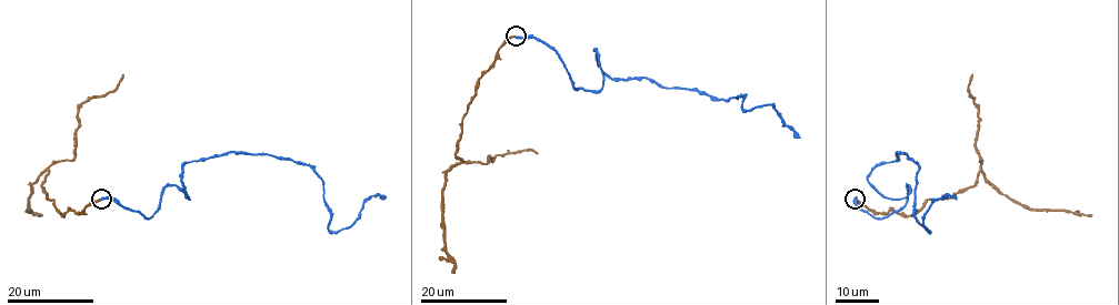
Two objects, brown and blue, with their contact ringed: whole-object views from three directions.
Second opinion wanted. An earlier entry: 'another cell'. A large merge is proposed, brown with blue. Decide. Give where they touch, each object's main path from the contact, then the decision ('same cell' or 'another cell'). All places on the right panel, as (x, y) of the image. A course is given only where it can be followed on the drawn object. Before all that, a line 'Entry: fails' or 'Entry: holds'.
Entry: fails
(855, 199) | brown via (855, 199), (909, 215), (928, 200), (973, 185), (981, 159), (972, 73) | blue via (855, 199), (906, 204), (868, 180), (896, 152), (929, 232), (956, 197) | same cell

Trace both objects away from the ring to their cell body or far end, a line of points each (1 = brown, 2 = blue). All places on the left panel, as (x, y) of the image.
1: (101, 199), (81, 212), (61, 215), (41, 185), (51, 165), (73, 159), (78, 108), (111, 92), (123, 73)
2: (101, 199), (149, 219), (167, 185), (189, 200), (186, 163), (232, 152), (308, 165), (332, 232), (386, 197)

